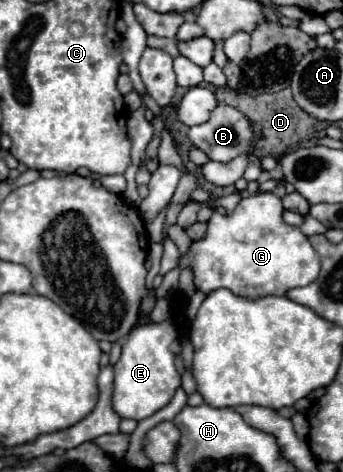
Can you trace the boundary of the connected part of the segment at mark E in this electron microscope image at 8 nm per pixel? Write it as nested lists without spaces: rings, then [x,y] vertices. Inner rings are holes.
[[[166,320],[160,324],[144,324],[134,328],[122,346],[122,356],[114,366],[114,394],[112,406],[120,418],[132,418],[136,422],[152,416],[160,408],[164,408],[176,394],[182,384],[182,378],[174,366],[174,354],[170,352],[170,344],[178,336],[178,326],[174,320]]]

